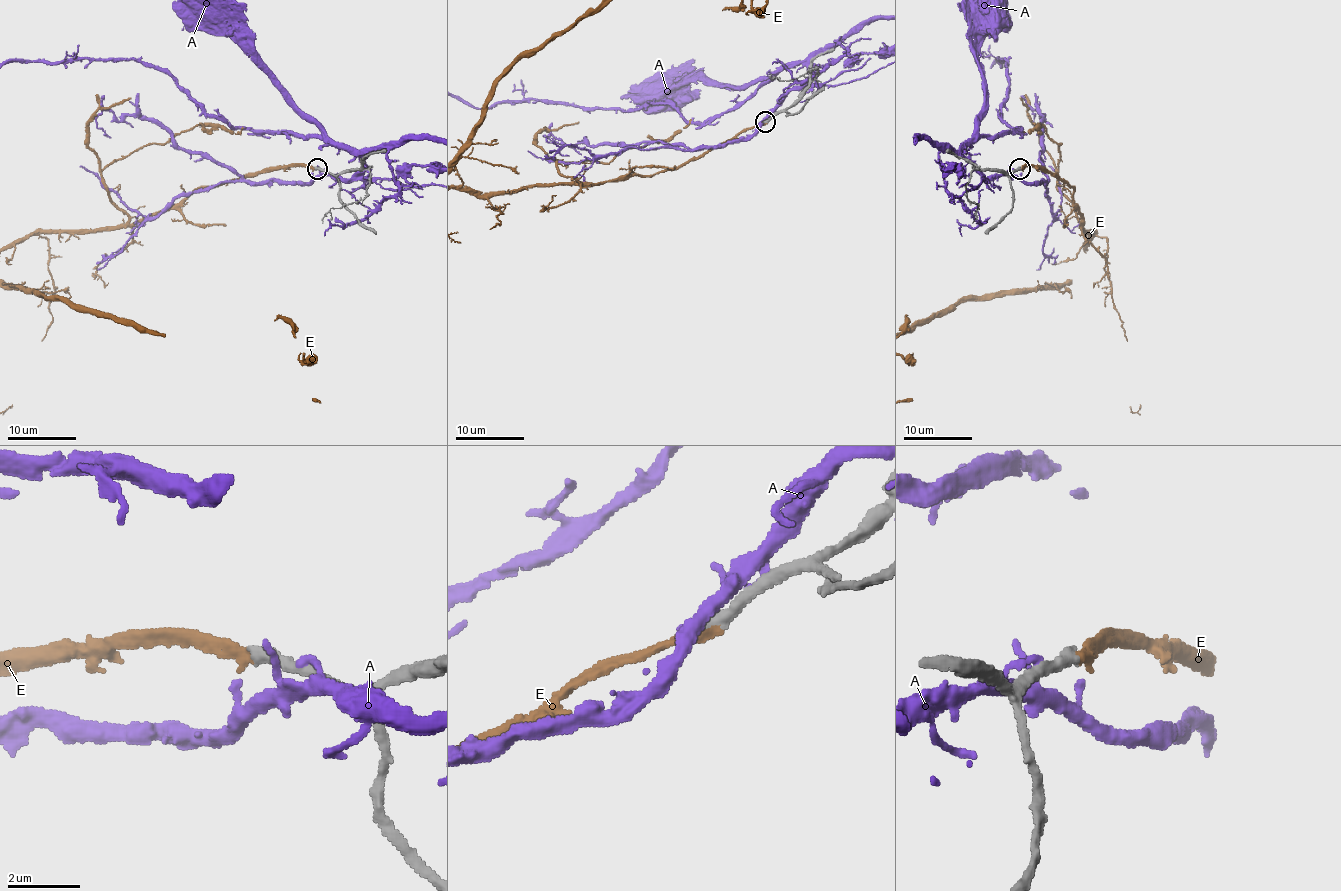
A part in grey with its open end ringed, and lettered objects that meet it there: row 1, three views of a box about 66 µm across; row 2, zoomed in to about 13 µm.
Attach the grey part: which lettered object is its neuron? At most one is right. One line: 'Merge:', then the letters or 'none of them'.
Merge: E

